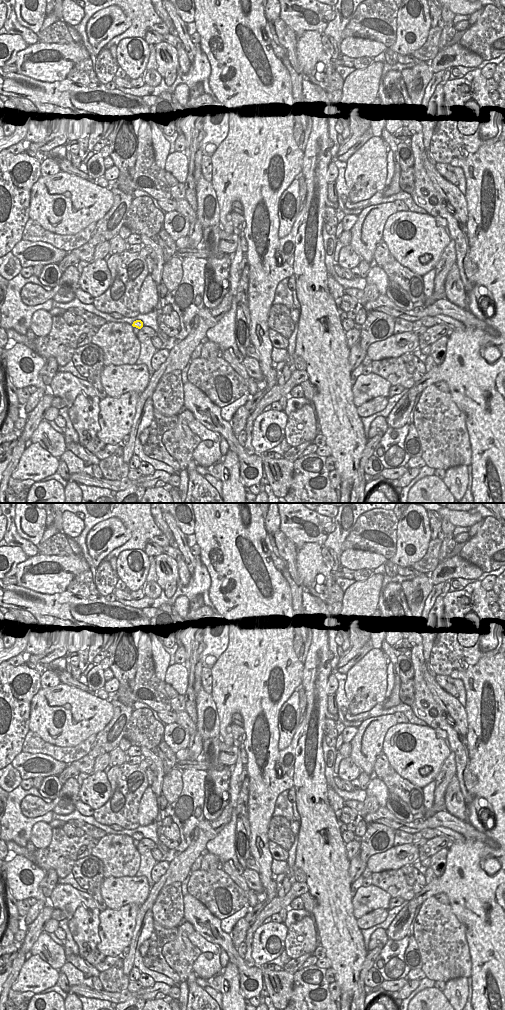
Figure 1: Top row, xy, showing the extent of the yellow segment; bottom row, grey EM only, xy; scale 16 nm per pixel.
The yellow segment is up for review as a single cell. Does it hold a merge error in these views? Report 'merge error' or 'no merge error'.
no merge error

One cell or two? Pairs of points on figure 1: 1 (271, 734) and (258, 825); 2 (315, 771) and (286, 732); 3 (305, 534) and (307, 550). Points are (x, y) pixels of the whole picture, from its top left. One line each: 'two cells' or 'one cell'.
1: one cell
2: two cells
3: two cells

